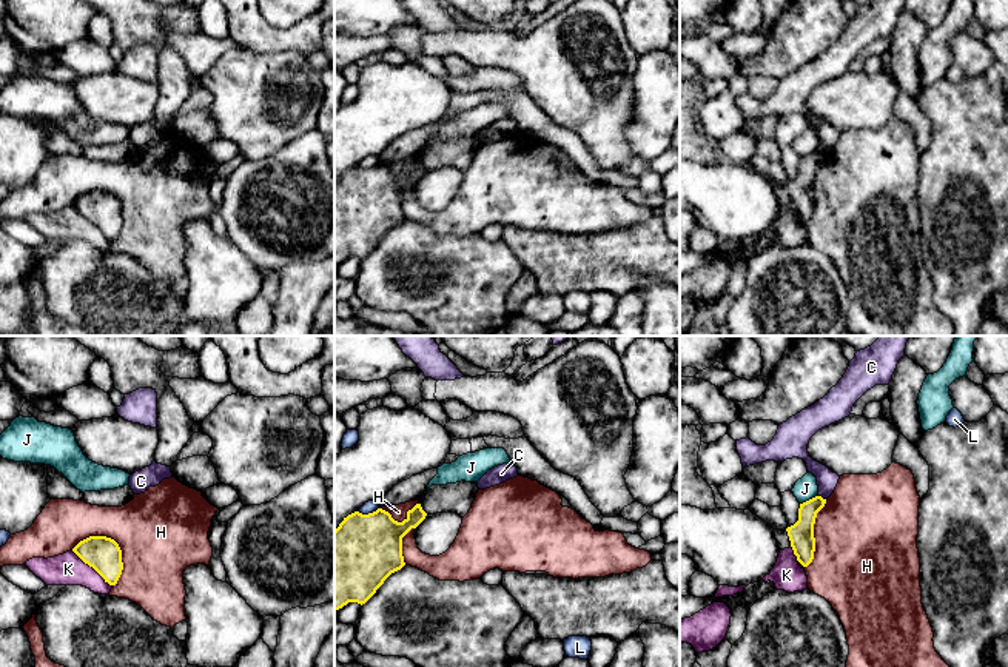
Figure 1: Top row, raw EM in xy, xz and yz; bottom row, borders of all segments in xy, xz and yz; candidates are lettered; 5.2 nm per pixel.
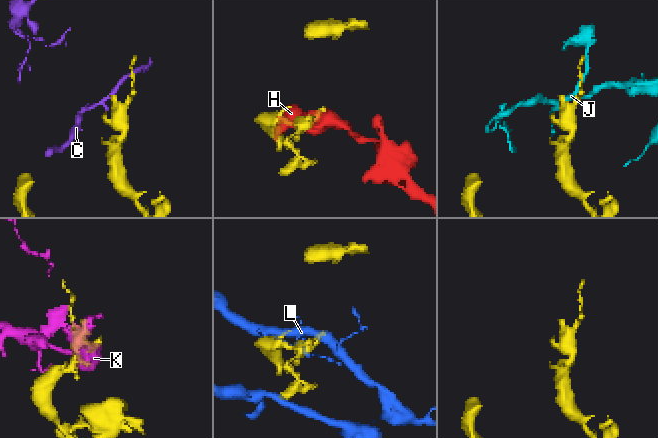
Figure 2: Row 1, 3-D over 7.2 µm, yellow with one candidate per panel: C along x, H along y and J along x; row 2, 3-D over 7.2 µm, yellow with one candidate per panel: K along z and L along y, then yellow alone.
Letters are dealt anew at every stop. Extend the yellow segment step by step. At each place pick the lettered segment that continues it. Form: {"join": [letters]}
{"join": []}

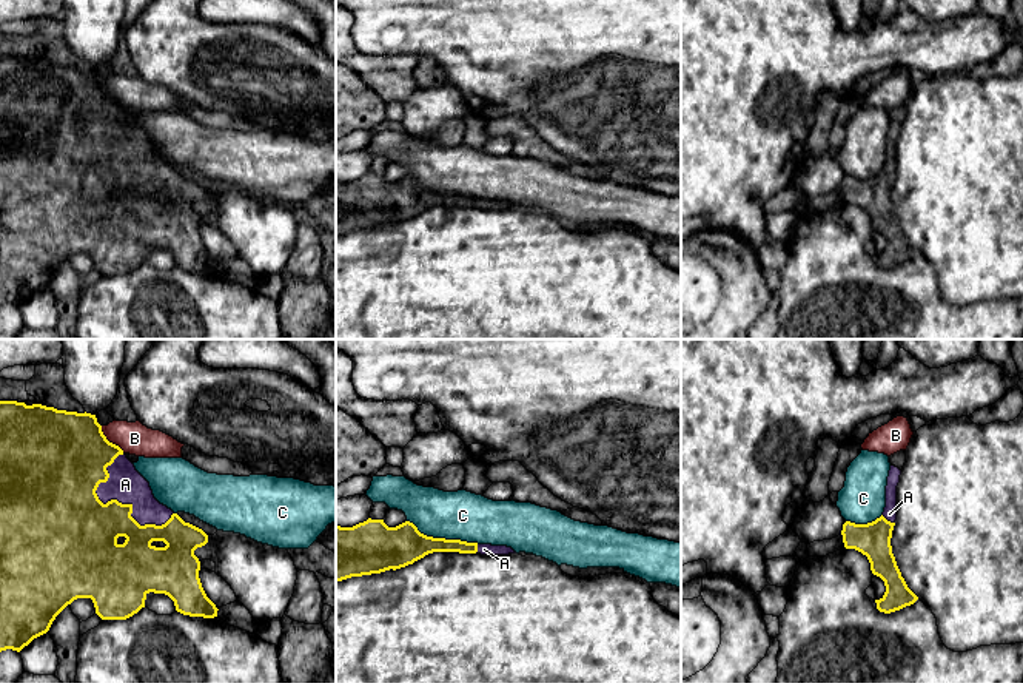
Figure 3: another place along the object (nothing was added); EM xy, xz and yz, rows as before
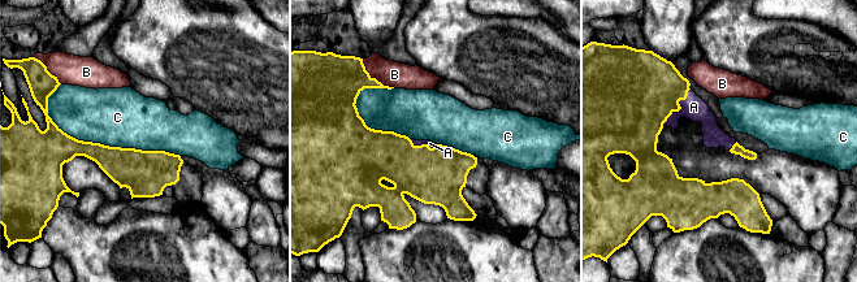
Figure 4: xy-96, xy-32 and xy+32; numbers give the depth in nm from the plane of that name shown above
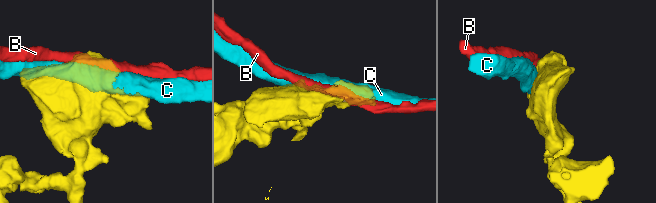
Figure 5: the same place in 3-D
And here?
{"join": ["A"]}

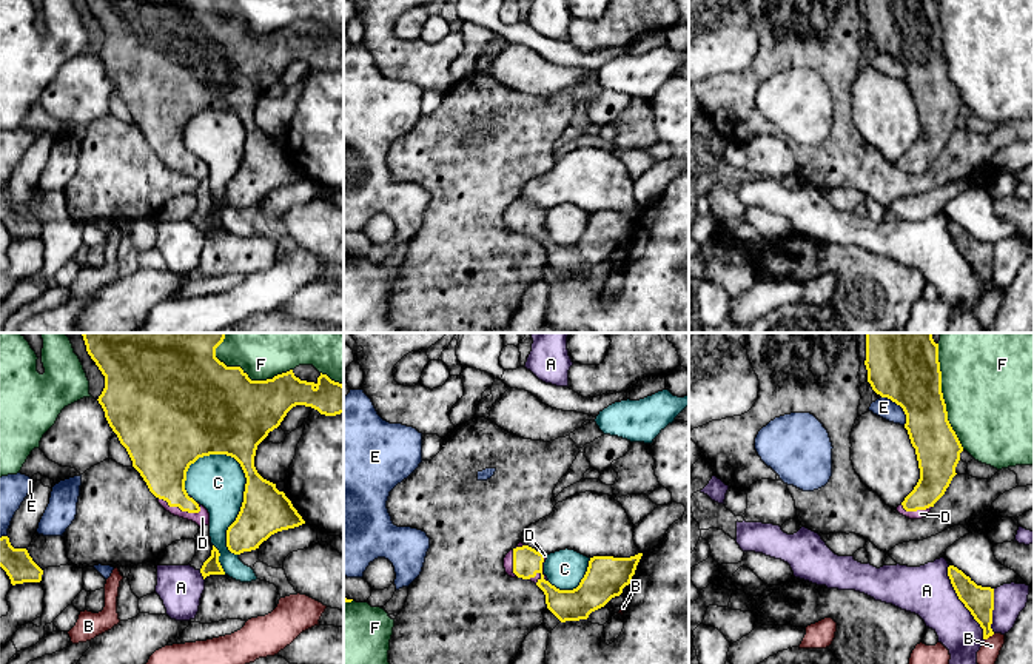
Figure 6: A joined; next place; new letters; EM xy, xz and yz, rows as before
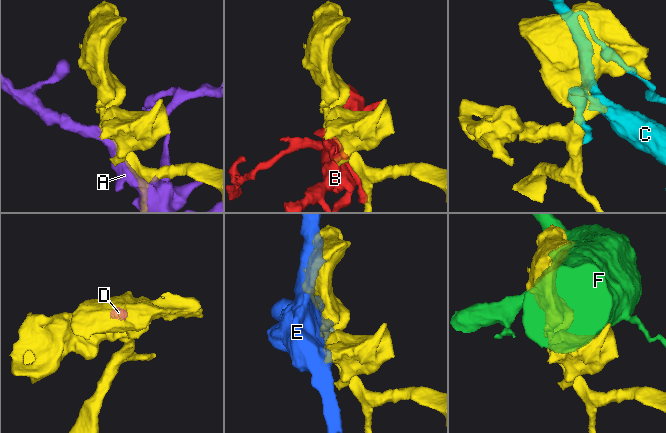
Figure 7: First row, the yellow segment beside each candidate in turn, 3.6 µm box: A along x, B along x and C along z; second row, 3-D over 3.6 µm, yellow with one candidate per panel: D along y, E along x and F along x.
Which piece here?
{"join": ["D"]}

